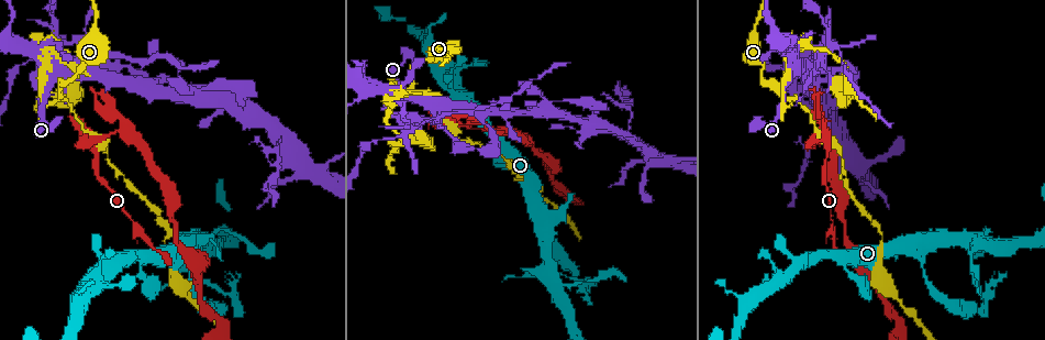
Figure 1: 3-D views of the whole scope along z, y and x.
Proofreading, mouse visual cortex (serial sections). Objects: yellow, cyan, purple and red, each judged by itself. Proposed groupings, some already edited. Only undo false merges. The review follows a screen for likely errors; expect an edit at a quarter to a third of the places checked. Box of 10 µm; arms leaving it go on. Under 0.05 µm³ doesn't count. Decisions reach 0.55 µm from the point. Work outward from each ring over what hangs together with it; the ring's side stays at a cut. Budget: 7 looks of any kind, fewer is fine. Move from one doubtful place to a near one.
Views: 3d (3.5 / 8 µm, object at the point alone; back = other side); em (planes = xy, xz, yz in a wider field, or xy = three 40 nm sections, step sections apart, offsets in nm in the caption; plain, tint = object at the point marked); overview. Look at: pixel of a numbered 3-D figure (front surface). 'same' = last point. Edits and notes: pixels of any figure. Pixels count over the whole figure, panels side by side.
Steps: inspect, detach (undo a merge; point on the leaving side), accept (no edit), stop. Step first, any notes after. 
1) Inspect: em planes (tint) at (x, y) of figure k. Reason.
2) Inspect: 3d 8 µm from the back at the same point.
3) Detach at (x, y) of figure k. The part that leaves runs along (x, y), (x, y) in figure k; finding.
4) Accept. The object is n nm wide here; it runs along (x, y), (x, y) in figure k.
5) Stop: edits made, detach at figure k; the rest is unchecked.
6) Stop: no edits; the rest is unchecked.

Inspect: 3d 3.5 µm at (512, 110) of figure 1. Narrows sharply.

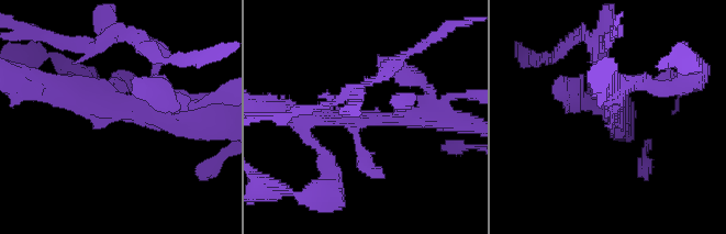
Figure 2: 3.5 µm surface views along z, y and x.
Inspect: em xy step 3 (tint) at (365, 116) of figure 2. Shape alone is not enough.

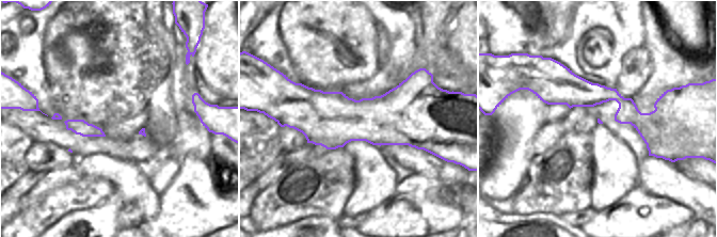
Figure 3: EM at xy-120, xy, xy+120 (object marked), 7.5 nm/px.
Accept. It runs along (48, 91), (112, 111), (193, 111) in figure 2; all the same cell.

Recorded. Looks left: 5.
Inspect: 3d 3.5 µm at (81, 140) of figure 1.

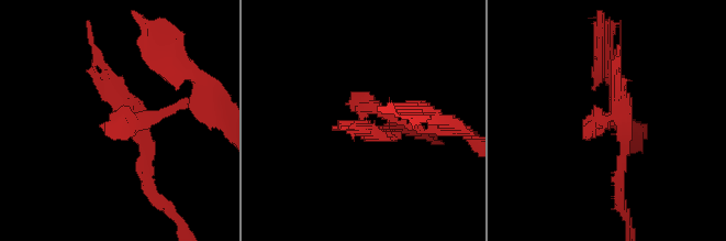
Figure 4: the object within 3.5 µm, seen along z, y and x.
Detach at (155, 114) of figure 4. The part that leaves runs along (116, 121), (157, 118), (187, 101), (208, 108) in figure 4; two cells meet here.

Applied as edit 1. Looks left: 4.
Inspect: overview. See it whole again.

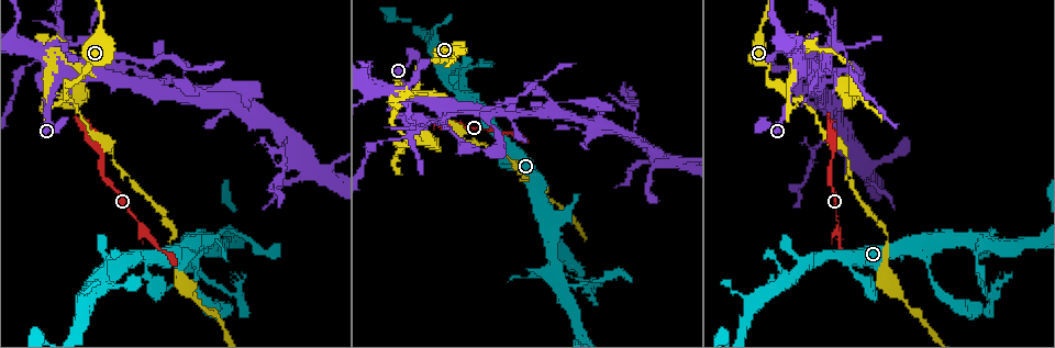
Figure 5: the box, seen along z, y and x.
Inspect: 3d 3.5 µm at (553, 266) of figure 5. Abrupt turn.

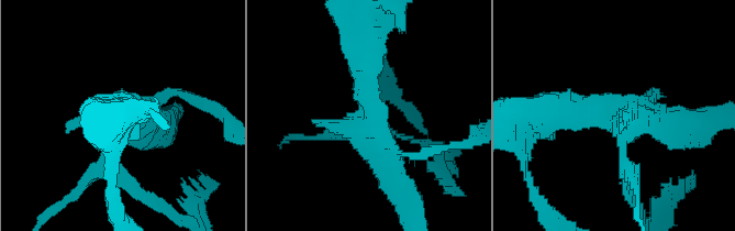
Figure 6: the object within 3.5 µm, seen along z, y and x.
Inspect: em xy step 2 (tint) at (616, 117) of figure 6.

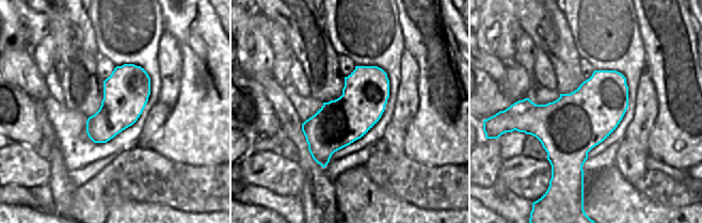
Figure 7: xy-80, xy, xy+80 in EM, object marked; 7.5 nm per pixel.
Accept. The object is 360 nm wide here; it runs along (366, 41), (372, 142), (392, 179) in figure 6; one cell here.

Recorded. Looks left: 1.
Stop: edits made, detach at figure 4; the rest is unchecked.

